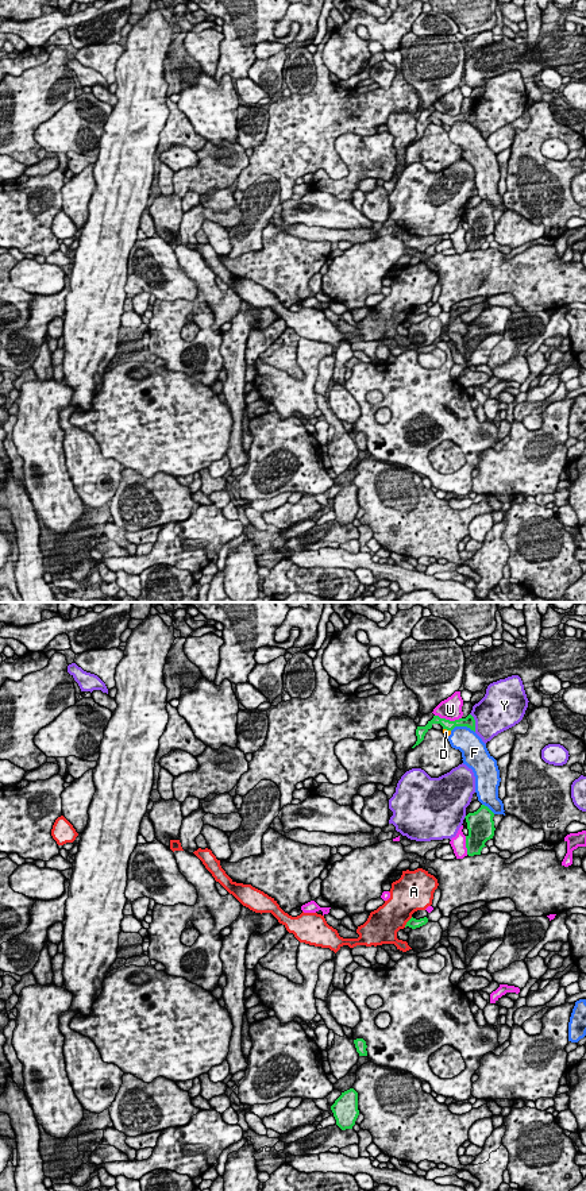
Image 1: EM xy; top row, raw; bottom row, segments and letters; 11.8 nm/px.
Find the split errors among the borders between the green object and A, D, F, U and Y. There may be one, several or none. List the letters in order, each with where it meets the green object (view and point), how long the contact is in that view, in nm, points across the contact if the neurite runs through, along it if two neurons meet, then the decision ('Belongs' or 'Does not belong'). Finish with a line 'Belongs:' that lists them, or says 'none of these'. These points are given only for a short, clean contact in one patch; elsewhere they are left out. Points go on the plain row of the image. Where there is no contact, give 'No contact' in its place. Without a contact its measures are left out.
A: Touches green at xy (407, 318). Shared border 160 nm. Does not belong
D: Touches green at xy (447, 124). Shared border 100 nm. Boundary: xy (443, 123), (450, 126). Does not belong
F: Touches green at xy (463, 120). Shared border 280 nm. Does not belong
U: Touches green at xy (448, 115). Shared border 320 nm. Does not belong
Y: Touches green at xy (474, 118). Shared border 240 nm. Does not belong
Belongs: none of these

